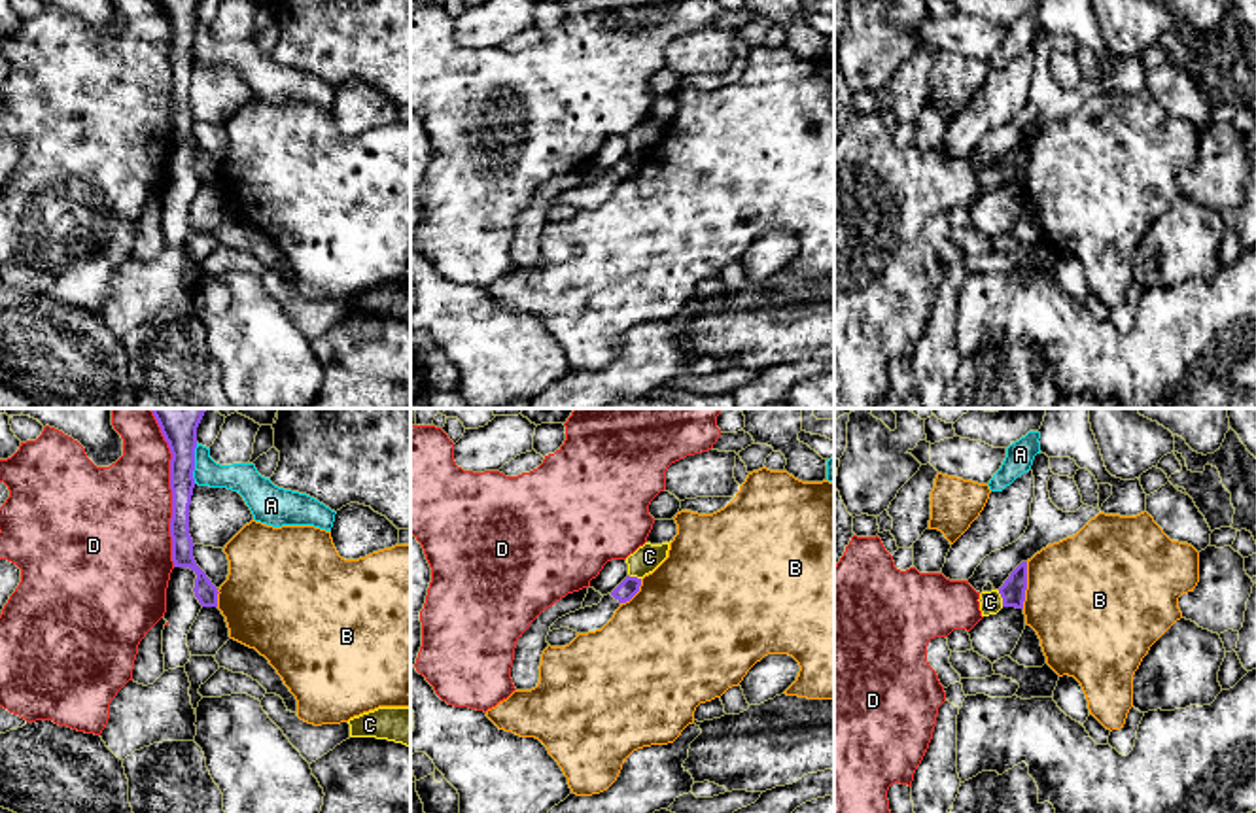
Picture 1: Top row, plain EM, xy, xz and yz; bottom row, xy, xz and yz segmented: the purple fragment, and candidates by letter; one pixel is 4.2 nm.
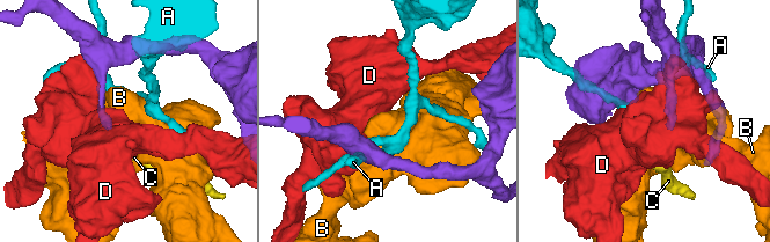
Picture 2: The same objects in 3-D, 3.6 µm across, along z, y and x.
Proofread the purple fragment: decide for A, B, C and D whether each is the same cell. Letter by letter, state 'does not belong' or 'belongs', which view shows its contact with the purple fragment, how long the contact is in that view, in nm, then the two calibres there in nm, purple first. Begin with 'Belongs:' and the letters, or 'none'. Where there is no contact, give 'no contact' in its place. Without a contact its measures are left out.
Belongs: none
A: does not belong; meets purple in xy; contact 180 nm long; 220 nm thick on the purple side, 130 nm on the other
B: does not belong; meets purple in yz; contact 200 nm long; 110 nm thick on the purple side, 480 nm on the other
C: does not belong; meets purple in yz; contact 80 nm long; 110 nm thick on the purple side, 100 nm on the other
D: does not belong; meets purple in xy; contact 700 nm long; 140 nm thick on the purple side, 440 nm on the other

